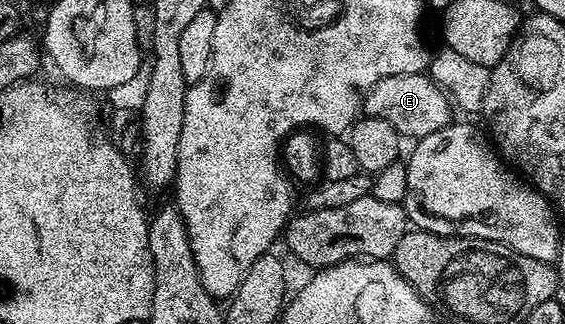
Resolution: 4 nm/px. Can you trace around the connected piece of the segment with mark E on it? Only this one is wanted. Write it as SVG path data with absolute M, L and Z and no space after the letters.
M426 72L413 75L389 75L381 79L363 98L362 112L368 117L385 119L385 123L399 132L400 138L418 139L441 131L441 127L452 124L453 102L443 88L432 81Z

